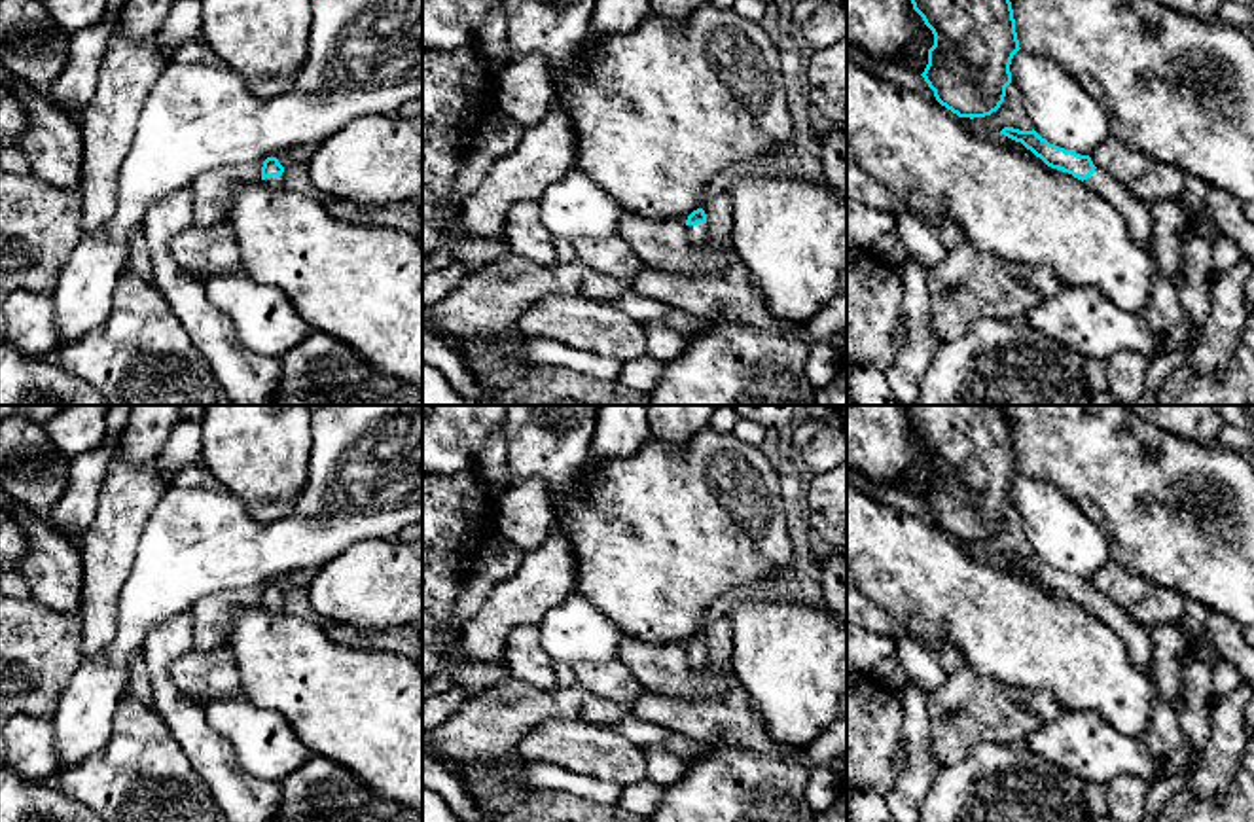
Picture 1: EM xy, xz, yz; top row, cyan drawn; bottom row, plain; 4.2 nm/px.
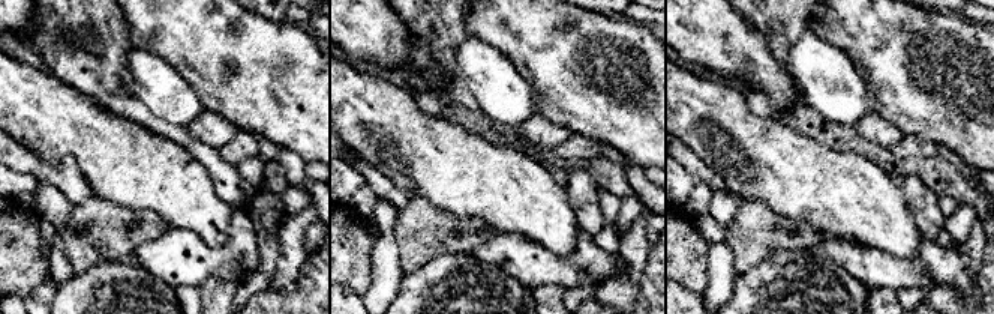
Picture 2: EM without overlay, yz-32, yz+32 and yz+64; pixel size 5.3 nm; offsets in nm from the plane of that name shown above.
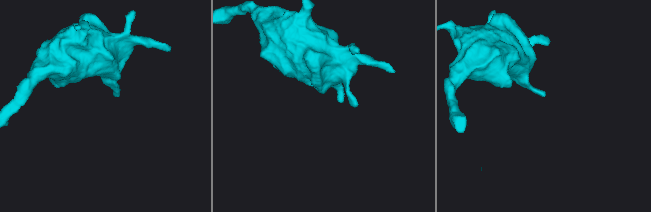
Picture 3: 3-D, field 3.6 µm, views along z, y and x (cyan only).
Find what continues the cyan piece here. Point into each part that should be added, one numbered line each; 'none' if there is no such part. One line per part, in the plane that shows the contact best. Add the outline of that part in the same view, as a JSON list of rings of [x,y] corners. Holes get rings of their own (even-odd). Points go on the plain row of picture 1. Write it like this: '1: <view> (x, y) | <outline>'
1: xz (696, 658) | [[[707,648],[686,650],[686,652],[688,652],[688,663],[693,670],[701,670],[701,667],[708,661]]]

